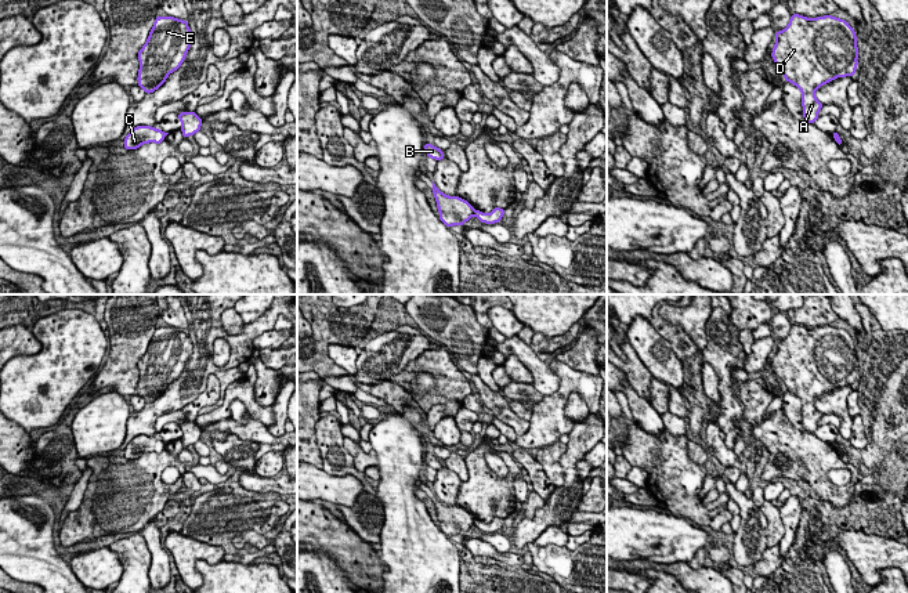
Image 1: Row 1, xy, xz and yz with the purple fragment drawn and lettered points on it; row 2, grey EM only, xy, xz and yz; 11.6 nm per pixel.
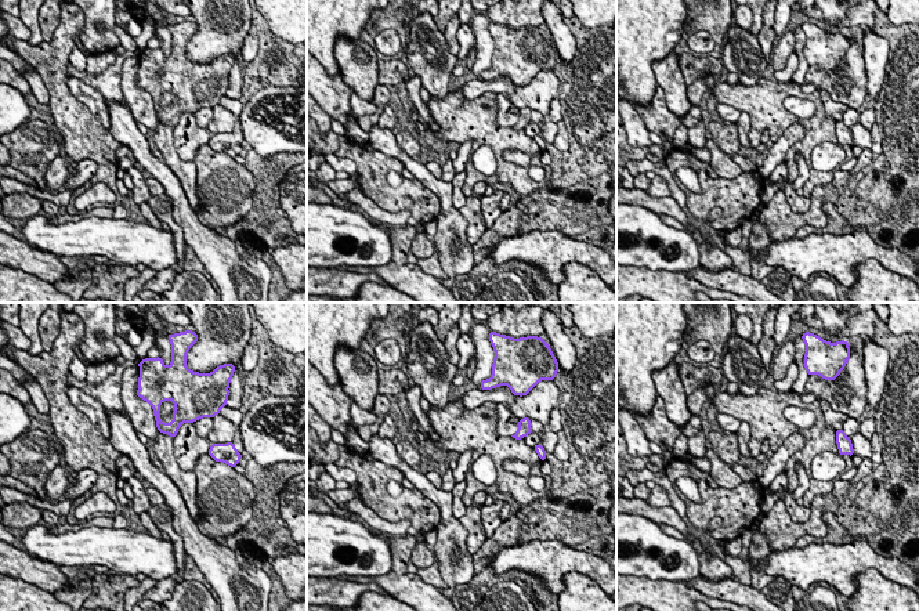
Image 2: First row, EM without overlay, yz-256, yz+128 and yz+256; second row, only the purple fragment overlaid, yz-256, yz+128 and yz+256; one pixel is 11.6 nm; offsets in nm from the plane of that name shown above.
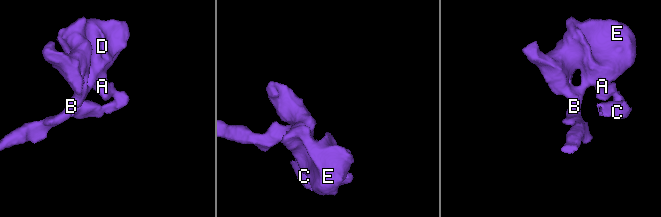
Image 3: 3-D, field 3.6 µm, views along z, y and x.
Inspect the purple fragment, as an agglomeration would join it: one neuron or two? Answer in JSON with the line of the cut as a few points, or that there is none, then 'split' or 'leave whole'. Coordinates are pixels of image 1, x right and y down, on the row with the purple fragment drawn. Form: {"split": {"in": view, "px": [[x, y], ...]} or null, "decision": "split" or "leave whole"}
{"split": {"in": "xz", "px": [[473, 210], [474, 214]]}, "decision": "split"}

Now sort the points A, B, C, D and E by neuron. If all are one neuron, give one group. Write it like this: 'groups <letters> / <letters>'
groups A B D E / C

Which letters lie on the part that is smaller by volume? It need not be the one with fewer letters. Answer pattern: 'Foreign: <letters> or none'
Foreign: C

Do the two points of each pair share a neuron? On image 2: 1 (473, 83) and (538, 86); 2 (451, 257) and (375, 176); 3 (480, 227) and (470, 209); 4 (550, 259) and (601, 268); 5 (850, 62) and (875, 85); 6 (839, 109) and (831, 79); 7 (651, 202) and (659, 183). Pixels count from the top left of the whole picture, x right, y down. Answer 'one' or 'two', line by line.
1: one
2: two
3: one
4: one
5: two
6: two
7: two

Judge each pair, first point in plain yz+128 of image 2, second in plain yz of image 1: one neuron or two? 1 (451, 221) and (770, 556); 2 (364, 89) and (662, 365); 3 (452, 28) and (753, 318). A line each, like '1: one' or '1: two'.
1: two
2: one
3: two

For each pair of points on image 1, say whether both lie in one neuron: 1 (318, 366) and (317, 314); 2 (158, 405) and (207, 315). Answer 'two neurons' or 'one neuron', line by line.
1: one neuron
2: one neuron

